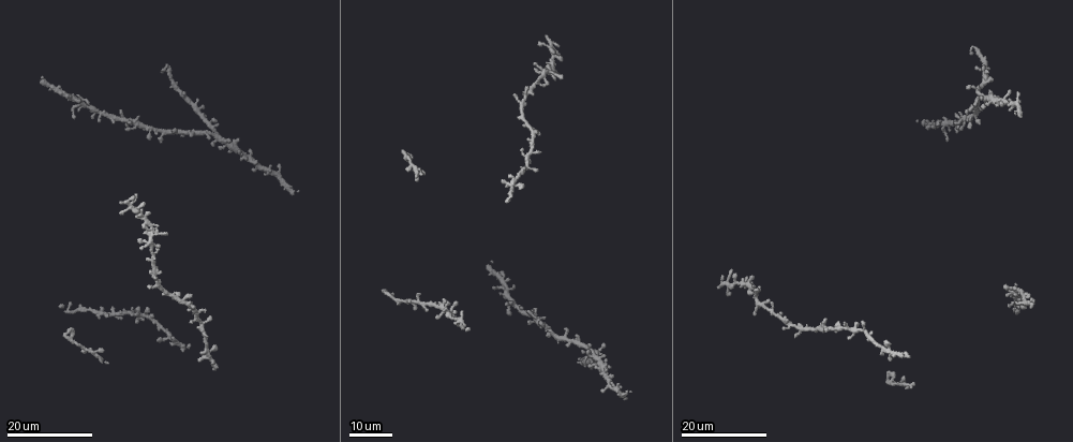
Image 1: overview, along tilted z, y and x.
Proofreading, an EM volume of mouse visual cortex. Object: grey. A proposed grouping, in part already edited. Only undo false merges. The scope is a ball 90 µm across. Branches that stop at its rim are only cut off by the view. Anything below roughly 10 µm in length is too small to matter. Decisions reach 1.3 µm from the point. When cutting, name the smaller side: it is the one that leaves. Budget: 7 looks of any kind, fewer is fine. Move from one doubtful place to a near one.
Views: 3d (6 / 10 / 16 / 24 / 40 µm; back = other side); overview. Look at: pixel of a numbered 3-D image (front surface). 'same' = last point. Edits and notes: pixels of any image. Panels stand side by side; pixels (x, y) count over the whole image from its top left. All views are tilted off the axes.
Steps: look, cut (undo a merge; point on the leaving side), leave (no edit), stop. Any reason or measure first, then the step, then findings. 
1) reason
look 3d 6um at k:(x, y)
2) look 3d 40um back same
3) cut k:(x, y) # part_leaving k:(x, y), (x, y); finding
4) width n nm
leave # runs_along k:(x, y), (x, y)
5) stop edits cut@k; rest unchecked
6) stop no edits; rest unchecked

three-way junction
look 3d 16um at 1:(417, 299)

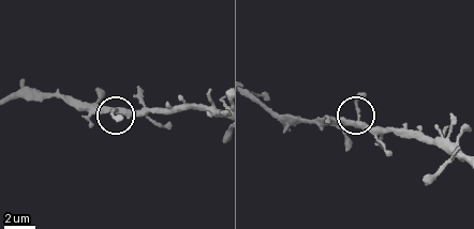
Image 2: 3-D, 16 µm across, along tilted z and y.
closer look
look 3d 10um at 2:(359, 114)

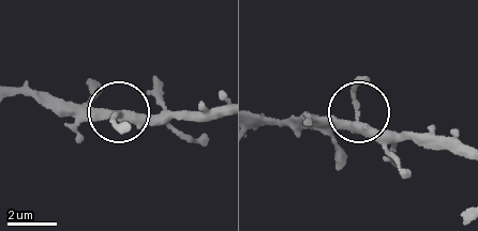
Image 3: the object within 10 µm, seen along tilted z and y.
leave # runs_along 3:(221, 117), (159, 121), (76, 113); all the same cell

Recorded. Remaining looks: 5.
three arms meet
look 3d 24um at 1:(161, 327)

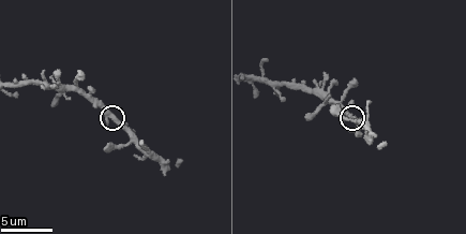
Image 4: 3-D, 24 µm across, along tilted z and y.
closer look
look 3d 6um at 4:(110, 112)

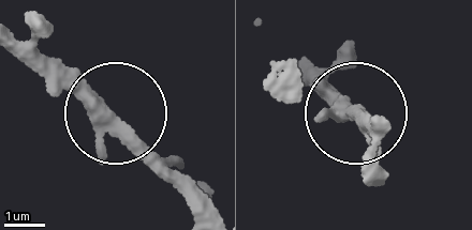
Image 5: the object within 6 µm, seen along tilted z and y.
leave # runs_along 5:(102, 121), (98, 104), (34, 51); one cell here

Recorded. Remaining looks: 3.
look 3d 16um at 1:(978, 93)

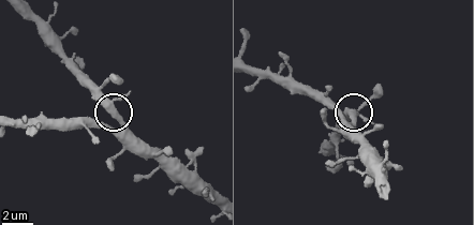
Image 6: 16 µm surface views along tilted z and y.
look 3d 6um at 6:(117, 118)

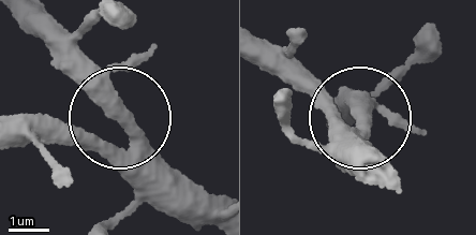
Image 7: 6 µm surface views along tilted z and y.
leave # all the same cell

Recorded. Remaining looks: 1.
looks like a crossing
look 3d 16um at 4:(323, 95)

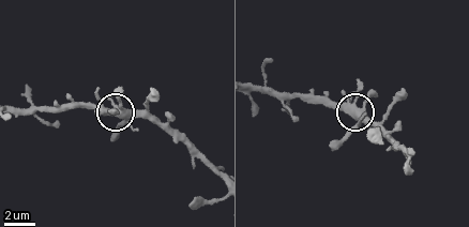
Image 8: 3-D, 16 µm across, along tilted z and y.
width 440 nm
leave # continuous, no second cell

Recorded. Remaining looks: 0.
stop no edits; rest unchecked

